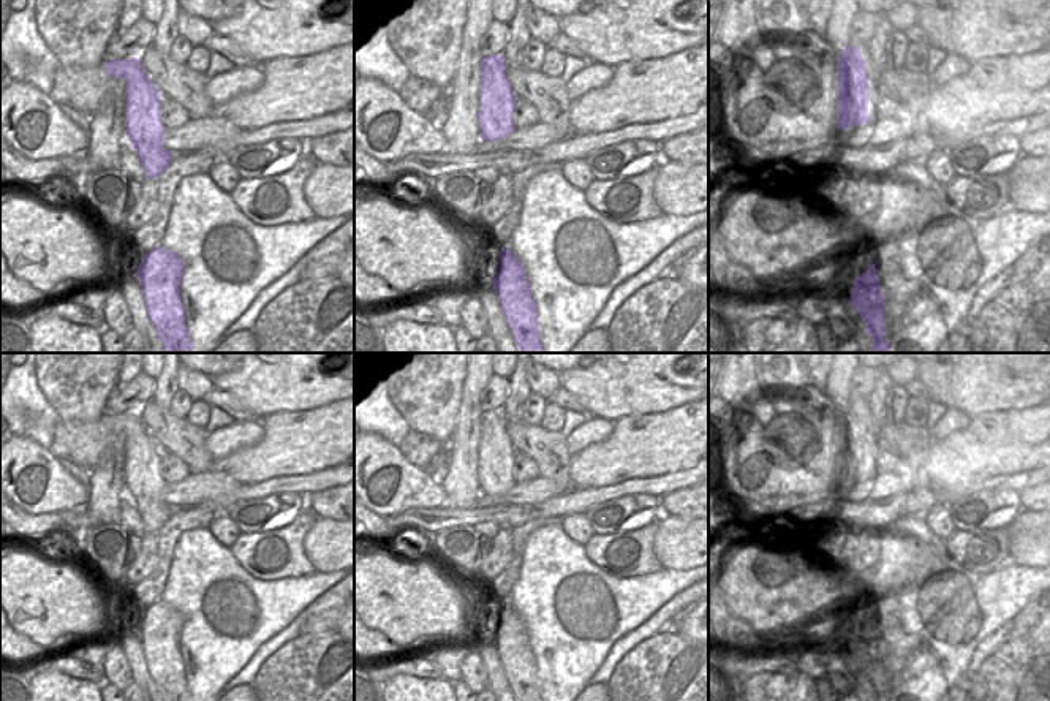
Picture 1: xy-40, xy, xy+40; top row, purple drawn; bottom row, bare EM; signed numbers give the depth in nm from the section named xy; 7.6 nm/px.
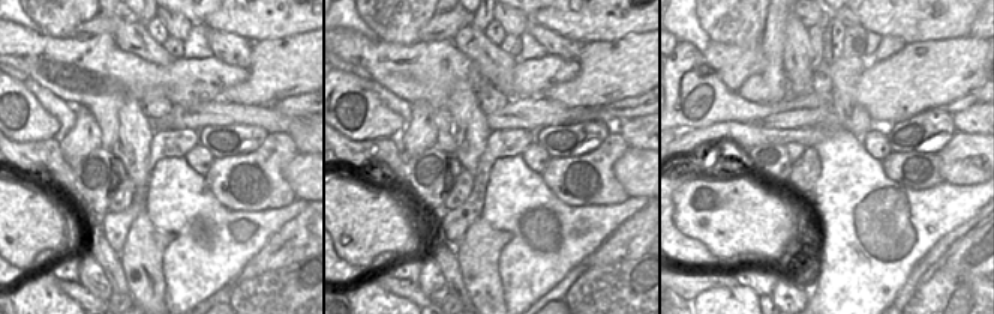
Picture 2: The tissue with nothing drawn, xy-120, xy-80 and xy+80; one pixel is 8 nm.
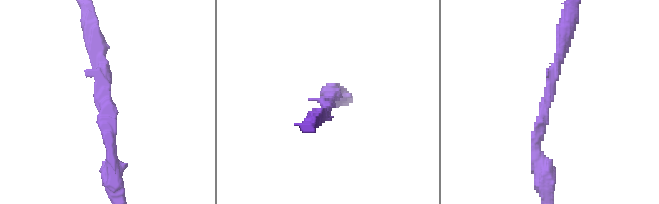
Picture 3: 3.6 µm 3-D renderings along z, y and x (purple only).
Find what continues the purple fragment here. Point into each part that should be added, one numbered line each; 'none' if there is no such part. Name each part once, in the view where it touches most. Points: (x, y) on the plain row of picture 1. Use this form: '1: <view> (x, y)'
none

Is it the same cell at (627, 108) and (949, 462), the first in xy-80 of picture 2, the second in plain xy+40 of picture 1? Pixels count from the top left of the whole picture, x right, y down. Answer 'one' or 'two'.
two

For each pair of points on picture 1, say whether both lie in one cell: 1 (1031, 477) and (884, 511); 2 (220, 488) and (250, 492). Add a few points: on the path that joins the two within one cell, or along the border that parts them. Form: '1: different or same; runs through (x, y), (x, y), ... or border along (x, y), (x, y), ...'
1: same; runs through (995, 485), (971, 489), (944, 500), (921, 502)
2: different; border along (244, 485), (201, 503)

